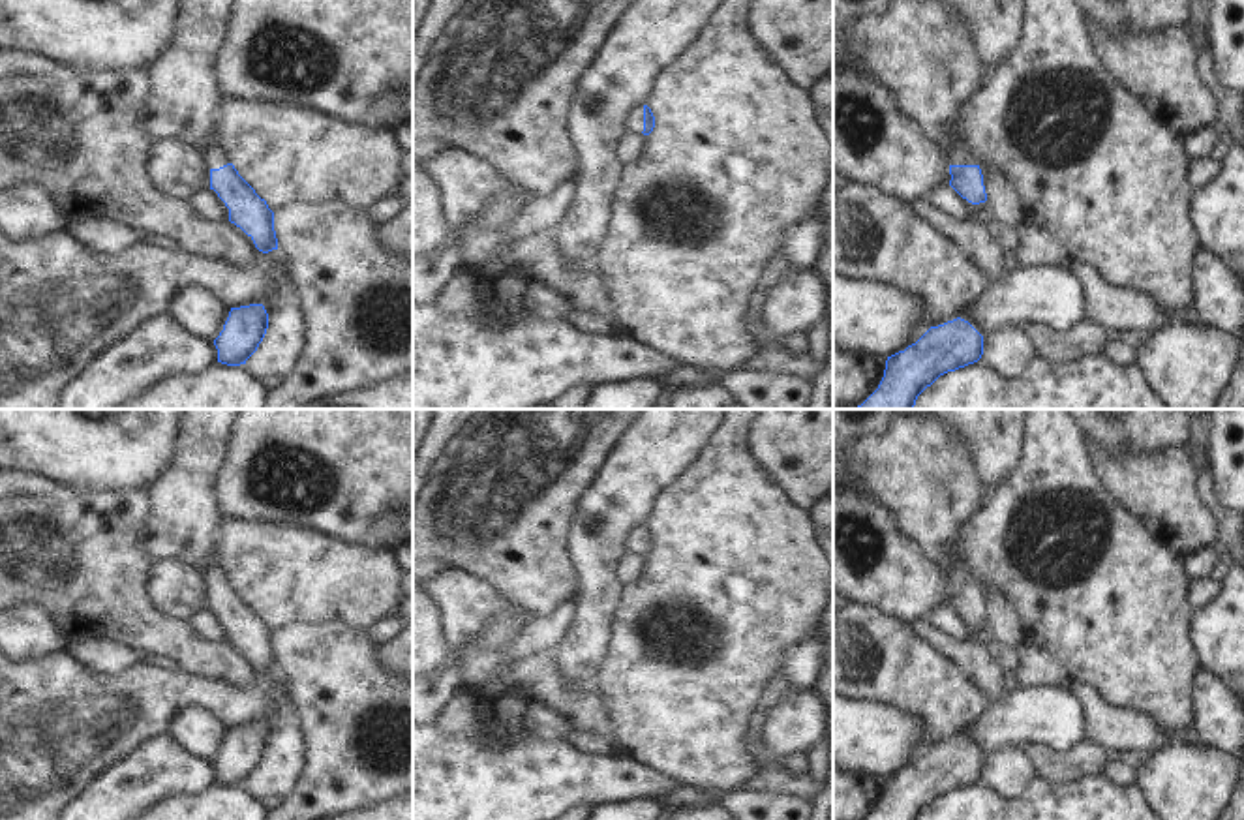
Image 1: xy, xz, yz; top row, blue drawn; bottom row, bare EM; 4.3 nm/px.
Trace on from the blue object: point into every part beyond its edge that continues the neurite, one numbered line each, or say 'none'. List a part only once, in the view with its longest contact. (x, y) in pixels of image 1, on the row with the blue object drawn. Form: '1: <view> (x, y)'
1: yz (957, 149)

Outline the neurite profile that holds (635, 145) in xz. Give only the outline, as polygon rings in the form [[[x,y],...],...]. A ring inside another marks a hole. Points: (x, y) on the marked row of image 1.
[[[630,131],[619,146],[621,159],[627,165],[636,163],[645,150],[647,150],[645,135],[644,133],[634,133],[634,131]]]

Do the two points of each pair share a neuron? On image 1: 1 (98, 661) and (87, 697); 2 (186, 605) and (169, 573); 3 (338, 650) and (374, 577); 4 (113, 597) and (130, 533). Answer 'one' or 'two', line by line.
1: two
2: one
3: two
4: one

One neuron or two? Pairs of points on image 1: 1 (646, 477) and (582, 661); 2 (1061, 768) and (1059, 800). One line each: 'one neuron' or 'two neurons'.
1: one neuron
2: two neurons

